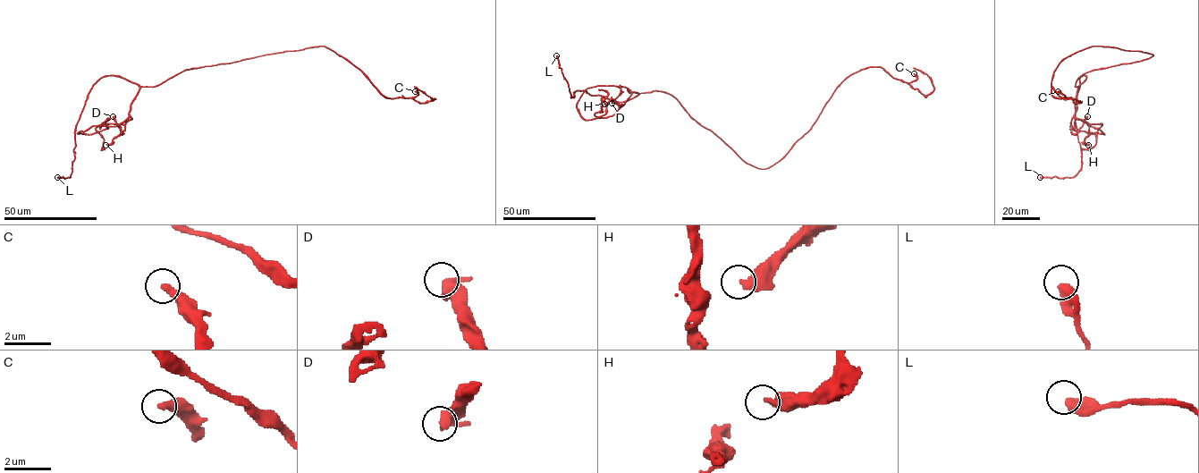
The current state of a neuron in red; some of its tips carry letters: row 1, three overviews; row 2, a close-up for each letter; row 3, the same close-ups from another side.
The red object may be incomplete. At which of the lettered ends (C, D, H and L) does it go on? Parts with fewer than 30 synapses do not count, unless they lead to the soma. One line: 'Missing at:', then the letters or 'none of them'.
Missing at: none of them

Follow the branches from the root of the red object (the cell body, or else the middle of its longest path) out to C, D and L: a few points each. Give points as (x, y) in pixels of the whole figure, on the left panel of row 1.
C: (234, 62), (325, 46), (357, 66), (387, 97), (413, 97), (417, 95), (415, 91)
D: (234, 62), (186, 69), (154, 87), (141, 87), (130, 105), (129, 116), (120, 124), (122, 134), (113, 116)
L: (234, 62), (186, 69), (154, 87), (114, 75), (100, 78), (76, 127), (71, 177), (57, 177)

